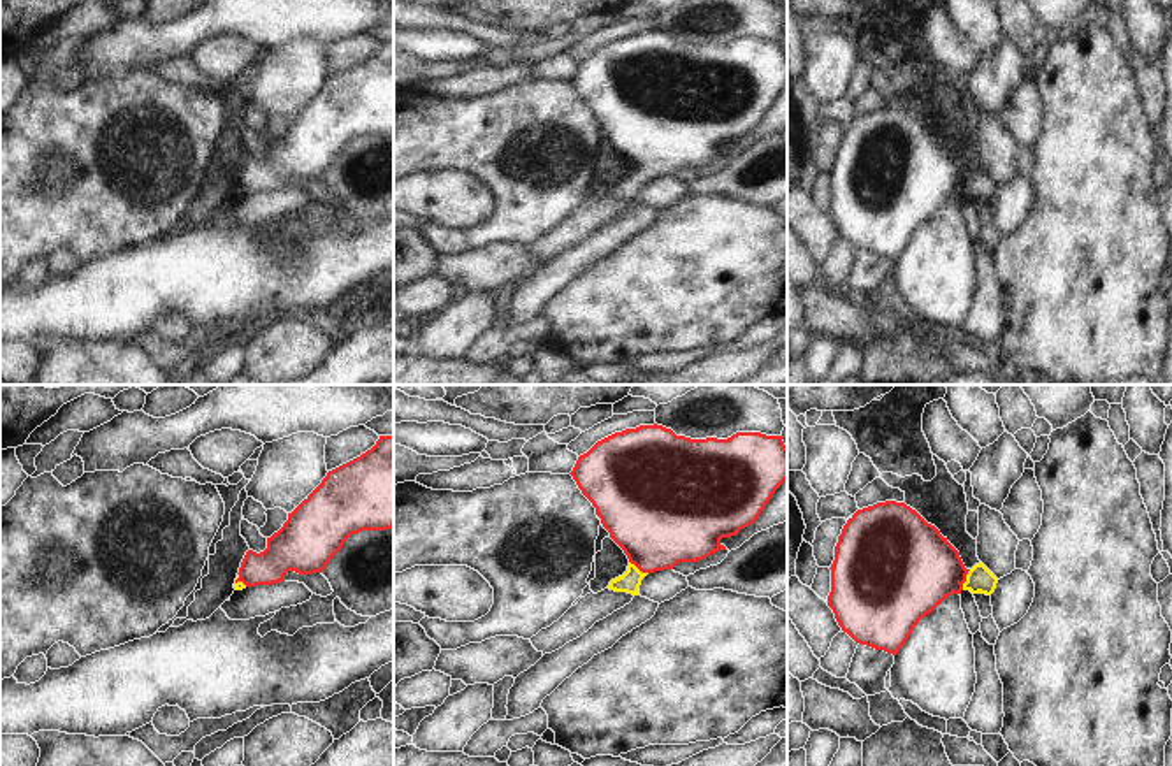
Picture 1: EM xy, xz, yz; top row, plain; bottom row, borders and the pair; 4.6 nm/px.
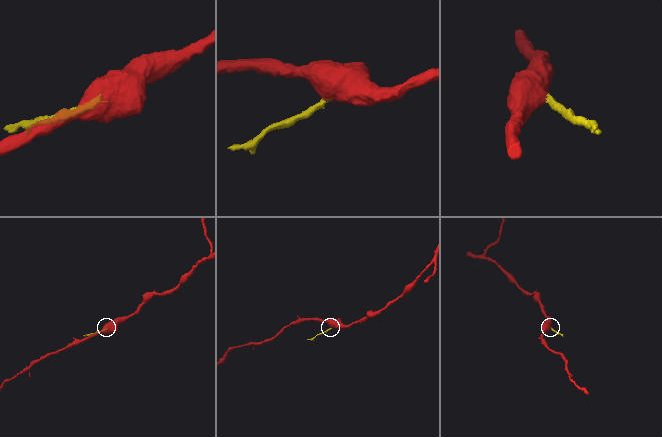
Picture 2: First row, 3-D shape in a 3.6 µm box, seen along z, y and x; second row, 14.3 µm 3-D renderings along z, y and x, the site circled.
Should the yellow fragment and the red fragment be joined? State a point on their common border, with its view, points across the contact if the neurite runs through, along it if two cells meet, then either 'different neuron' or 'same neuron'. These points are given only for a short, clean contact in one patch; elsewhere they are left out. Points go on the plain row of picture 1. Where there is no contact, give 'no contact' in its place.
yz (967, 187) | across yz (979, 185), (967, 187), (930, 174), (914, 174) | same neuron

